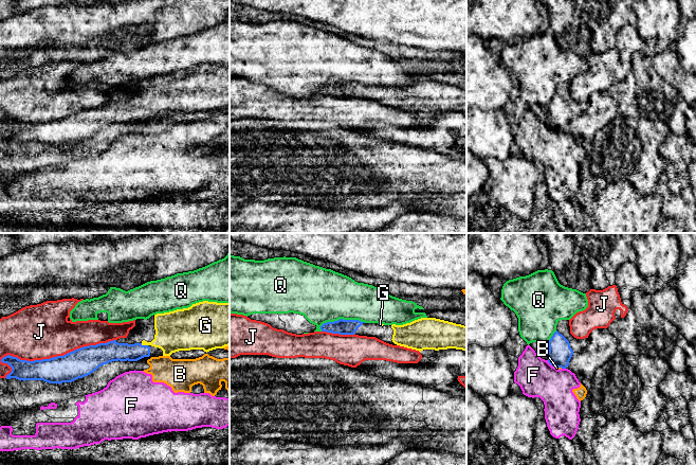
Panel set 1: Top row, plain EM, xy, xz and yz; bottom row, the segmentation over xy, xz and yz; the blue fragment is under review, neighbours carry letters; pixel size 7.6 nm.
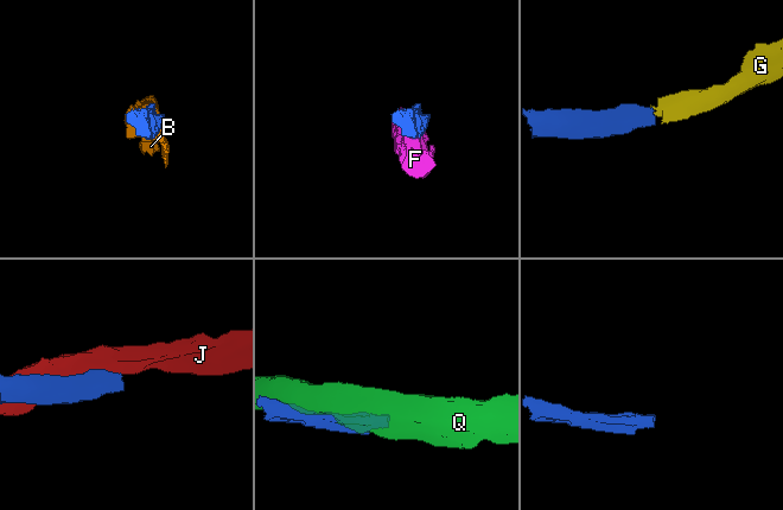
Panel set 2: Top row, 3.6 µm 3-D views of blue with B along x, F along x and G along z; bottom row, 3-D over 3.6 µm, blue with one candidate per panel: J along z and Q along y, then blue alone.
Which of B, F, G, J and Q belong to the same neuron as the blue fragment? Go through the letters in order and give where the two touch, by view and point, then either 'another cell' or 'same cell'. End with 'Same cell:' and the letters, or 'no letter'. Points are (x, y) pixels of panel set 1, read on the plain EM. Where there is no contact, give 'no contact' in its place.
B: yz (560, 129) | another cell
F: yz (551, 127) | another cell
G: xy (144, 108) | same cell
J: xy (57, 119) | another cell
Q: xz (342, 82) | another cell
Same cell: G

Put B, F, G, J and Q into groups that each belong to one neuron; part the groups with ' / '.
B F / G / J / Q

